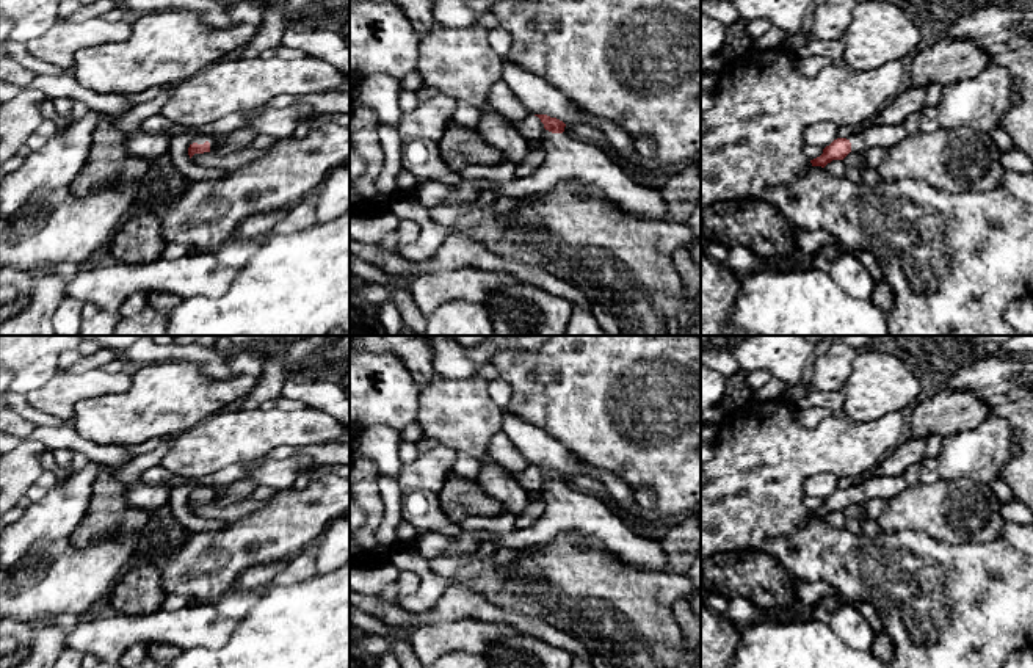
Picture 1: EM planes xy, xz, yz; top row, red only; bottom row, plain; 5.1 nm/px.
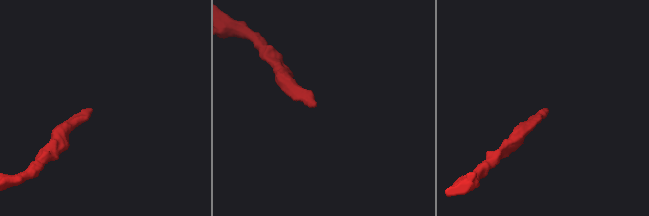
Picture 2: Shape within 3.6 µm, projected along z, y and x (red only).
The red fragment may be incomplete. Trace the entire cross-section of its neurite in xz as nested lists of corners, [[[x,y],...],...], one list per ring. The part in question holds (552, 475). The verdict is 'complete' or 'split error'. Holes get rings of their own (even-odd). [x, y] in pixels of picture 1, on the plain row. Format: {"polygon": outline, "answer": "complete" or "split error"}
{"polygon": [[[547,466],[535,467],[549,483],[539,492],[539,517],[513,533],[473,530],[481,541],[494,539],[502,547],[524,549],[575,533],[585,541],[597,543],[630,568],[663,574],[666,558],[660,541],[633,533],[603,499],[566,483],[563,472]]], "answer": "split error"}

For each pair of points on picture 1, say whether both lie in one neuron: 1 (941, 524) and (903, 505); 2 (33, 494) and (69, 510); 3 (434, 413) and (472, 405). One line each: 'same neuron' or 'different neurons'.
1: same neuron
2: different neurons
3: same neuron

